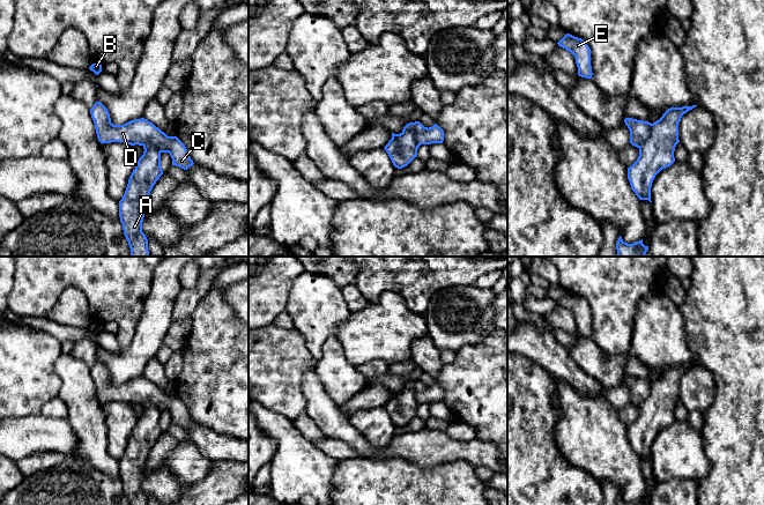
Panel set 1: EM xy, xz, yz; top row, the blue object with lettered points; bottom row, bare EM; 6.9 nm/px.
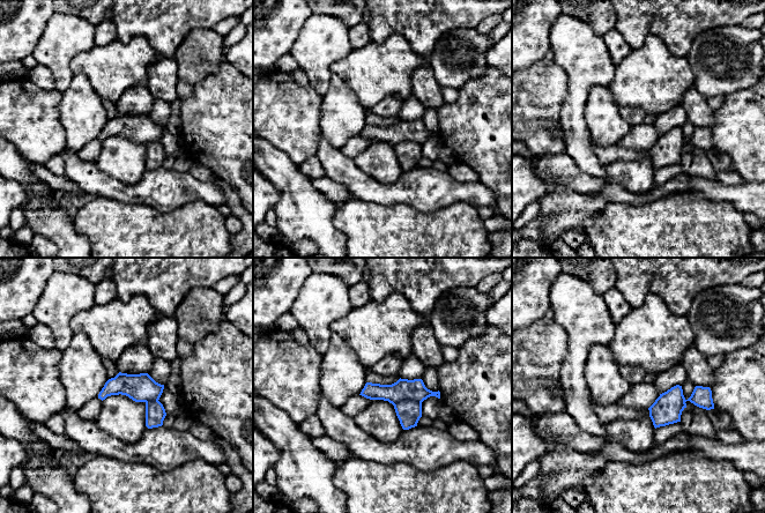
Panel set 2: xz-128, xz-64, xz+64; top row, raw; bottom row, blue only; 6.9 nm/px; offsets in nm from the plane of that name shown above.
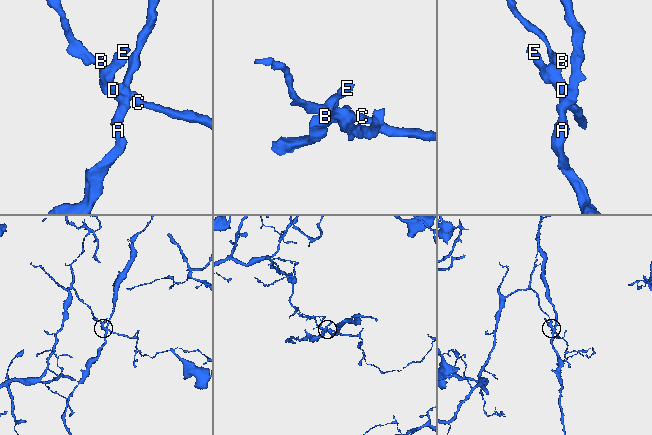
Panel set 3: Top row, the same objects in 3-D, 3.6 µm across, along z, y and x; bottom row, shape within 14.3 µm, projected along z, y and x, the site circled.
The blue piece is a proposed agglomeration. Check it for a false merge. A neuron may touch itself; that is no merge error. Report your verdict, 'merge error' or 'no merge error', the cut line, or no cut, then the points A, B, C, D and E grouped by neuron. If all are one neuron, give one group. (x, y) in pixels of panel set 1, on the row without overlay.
merge error; cut yz (651, 383), (648, 396), (639, 407); groups A / B C D E

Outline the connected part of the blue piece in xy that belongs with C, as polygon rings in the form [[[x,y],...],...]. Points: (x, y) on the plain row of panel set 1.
[[[101,361],[95,362],[90,373],[101,402],[124,401],[131,404],[154,404],[161,411],[170,413],[172,424],[187,429],[194,423],[185,403],[177,395],[168,395],[144,377],[134,378],[124,384],[113,384],[107,367]]]

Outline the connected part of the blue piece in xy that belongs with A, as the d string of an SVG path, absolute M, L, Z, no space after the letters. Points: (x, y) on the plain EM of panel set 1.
M143 404L143 408L119 460L119 476L129 505L148 505L148 498L142 491L144 467L150 450L163 433L161 410L154 404Z

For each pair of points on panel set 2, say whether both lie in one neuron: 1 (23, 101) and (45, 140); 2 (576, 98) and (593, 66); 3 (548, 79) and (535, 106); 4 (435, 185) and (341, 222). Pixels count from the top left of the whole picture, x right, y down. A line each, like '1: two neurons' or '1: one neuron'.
1: one neuron
2: one neuron
3: one neuron
4: two neurons

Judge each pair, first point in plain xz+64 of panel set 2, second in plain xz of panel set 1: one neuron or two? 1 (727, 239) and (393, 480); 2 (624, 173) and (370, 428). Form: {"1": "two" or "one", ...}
{"1": "one", "2": "one"}

